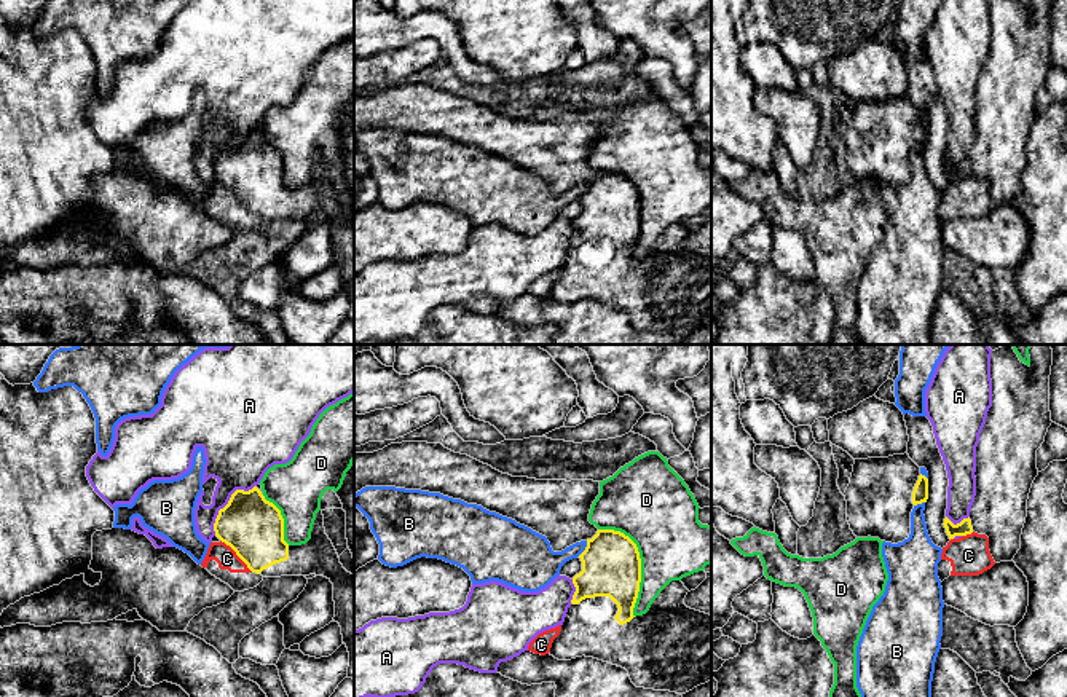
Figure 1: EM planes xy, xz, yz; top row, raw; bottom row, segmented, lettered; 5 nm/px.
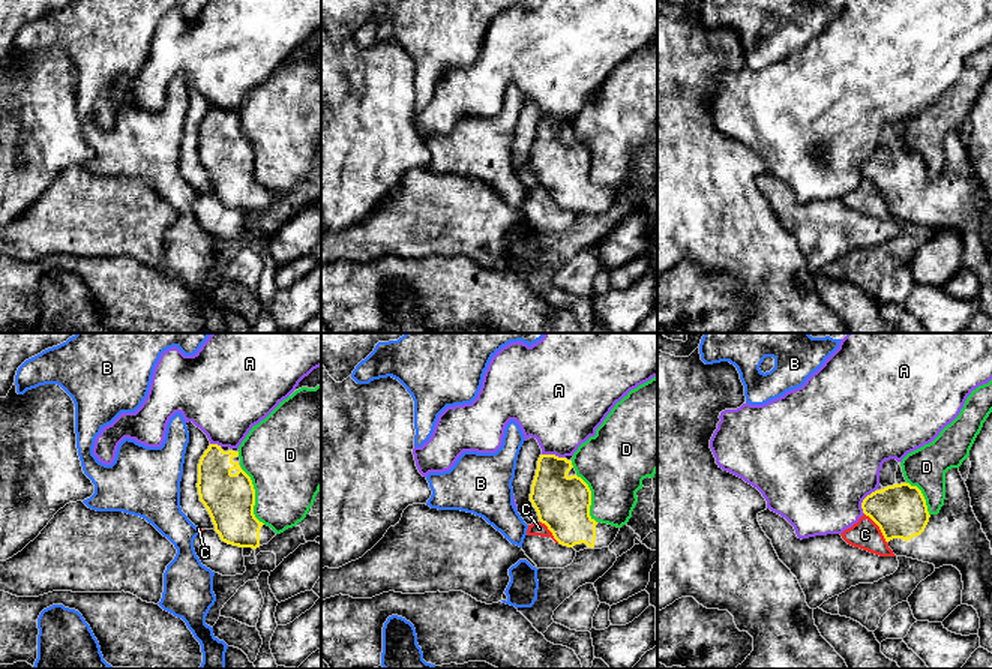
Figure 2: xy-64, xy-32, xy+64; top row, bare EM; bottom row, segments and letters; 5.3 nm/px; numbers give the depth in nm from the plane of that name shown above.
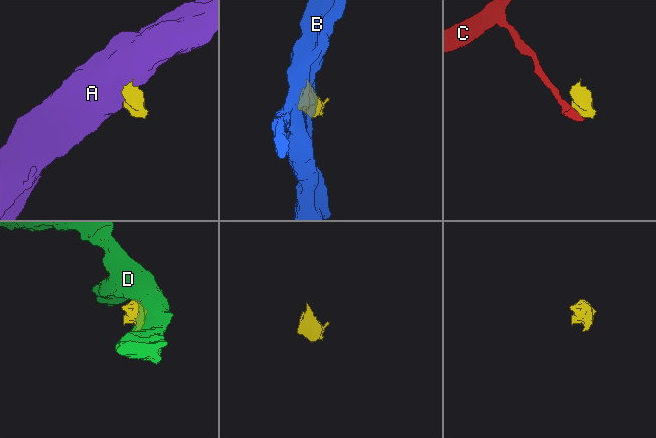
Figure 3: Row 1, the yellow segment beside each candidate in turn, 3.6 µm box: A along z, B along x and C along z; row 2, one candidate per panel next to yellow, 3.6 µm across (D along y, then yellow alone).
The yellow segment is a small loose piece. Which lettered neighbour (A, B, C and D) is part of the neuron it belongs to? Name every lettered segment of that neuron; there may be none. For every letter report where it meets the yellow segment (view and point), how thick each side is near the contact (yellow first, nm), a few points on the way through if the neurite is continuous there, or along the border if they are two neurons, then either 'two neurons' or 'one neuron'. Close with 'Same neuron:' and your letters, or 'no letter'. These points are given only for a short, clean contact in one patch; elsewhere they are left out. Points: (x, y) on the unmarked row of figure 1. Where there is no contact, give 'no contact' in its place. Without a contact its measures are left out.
A: xy (227, 147) | 300/320 nm | two neurons
B: xz (586, 192) | 300/200 nm | along xz (587, 184), (587, 189), (578, 198) | two neurons
C: xy (236, 196) | 300/110 nm | along xy (220, 182), (252, 214) | two neurons
D: xz (640, 204) | 300/380 nm | two neurons
Same neuron: no letter

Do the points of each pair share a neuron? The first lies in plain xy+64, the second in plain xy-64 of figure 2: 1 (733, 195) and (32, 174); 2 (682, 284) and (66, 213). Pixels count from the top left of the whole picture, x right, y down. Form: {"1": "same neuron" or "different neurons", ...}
{"1": "same neuron", "2": "different neurons"}

